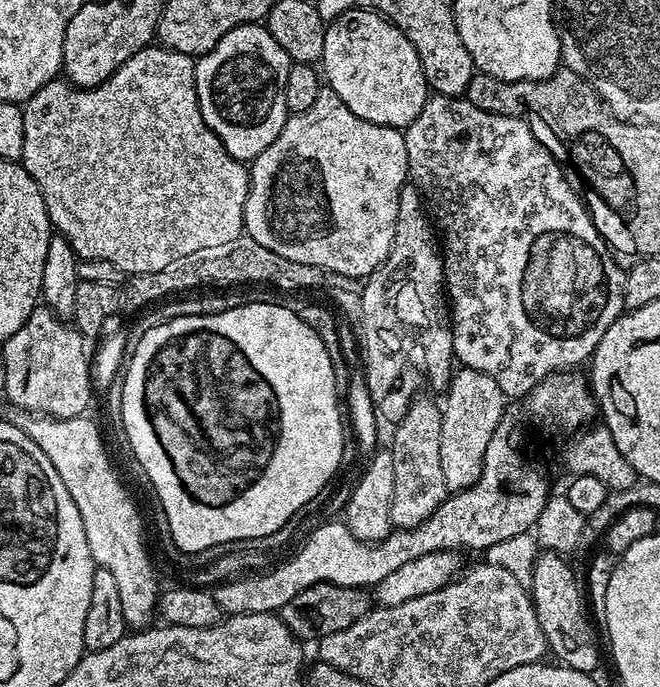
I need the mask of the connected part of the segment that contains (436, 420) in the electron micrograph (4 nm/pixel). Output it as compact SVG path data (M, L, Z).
M417 398L408 407L404 419L395 425L396 433L392 436L392 465L394 466L394 498L390 502L390 518L396 530L411 530L426 522L430 514L438 510L438 506L448 499L450 493L446 486L446 478L442 478L442 422L440 421L441 405L432 400Z

